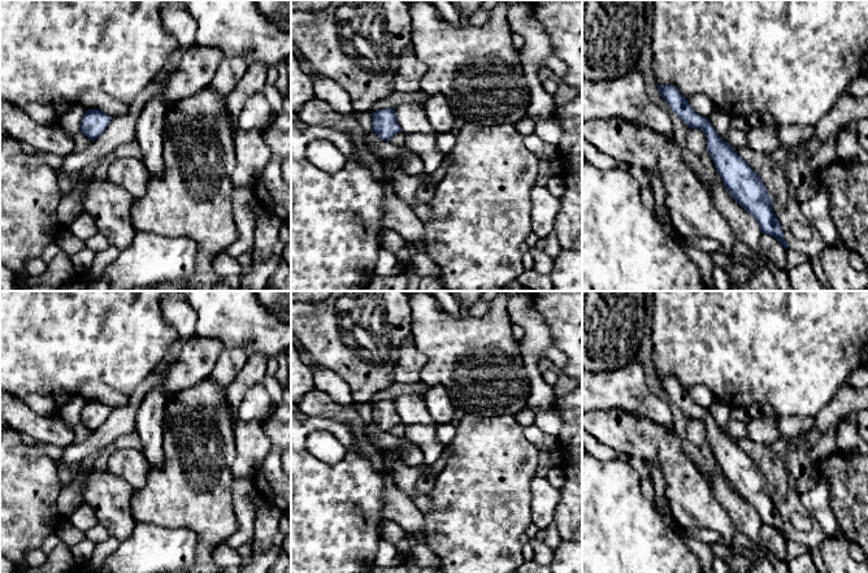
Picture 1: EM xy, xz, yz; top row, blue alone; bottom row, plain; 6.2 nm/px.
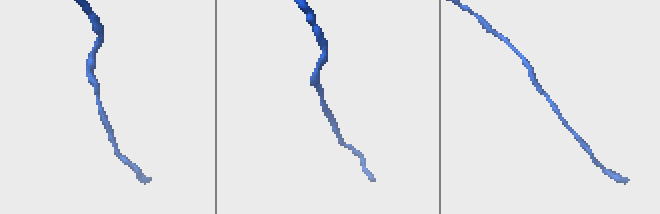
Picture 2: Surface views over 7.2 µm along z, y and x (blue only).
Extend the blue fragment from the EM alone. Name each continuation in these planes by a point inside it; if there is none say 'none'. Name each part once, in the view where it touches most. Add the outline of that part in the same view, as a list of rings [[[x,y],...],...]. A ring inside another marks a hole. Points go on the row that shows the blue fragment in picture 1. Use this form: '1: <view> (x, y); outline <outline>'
none

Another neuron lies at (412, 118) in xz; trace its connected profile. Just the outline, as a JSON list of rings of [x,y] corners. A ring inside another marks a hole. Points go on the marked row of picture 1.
[[[402,104],[394,108],[394,110],[404,134],[420,133],[425,135],[437,135],[426,117],[425,109],[420,104]]]

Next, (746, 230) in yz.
[[[711,182],[708,190],[716,203],[716,208],[733,230],[735,239],[751,249],[759,266],[765,266],[768,260],[759,243],[763,233],[754,216],[733,199],[724,185]]]

